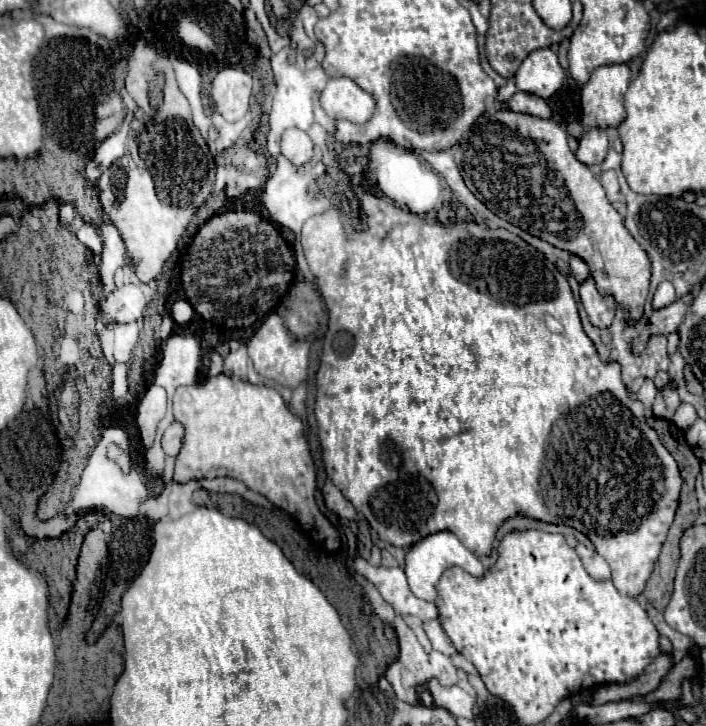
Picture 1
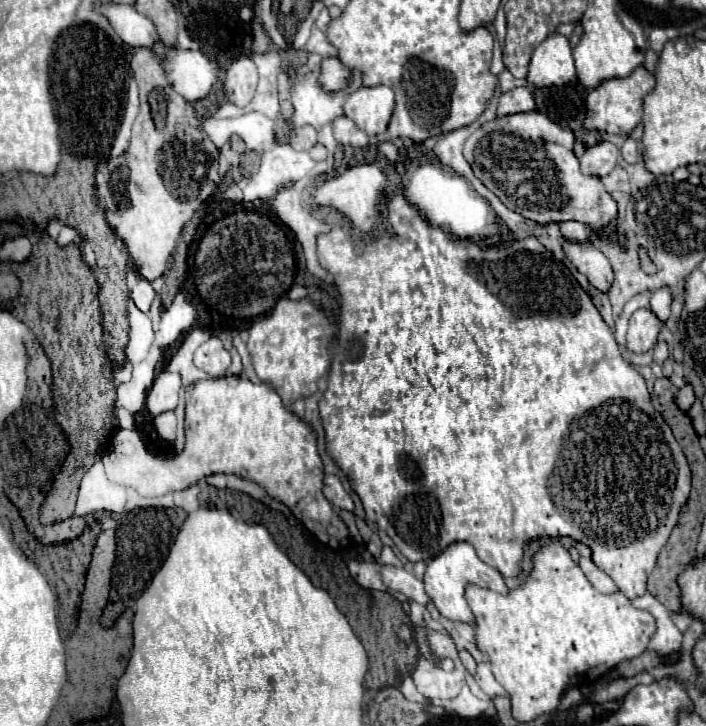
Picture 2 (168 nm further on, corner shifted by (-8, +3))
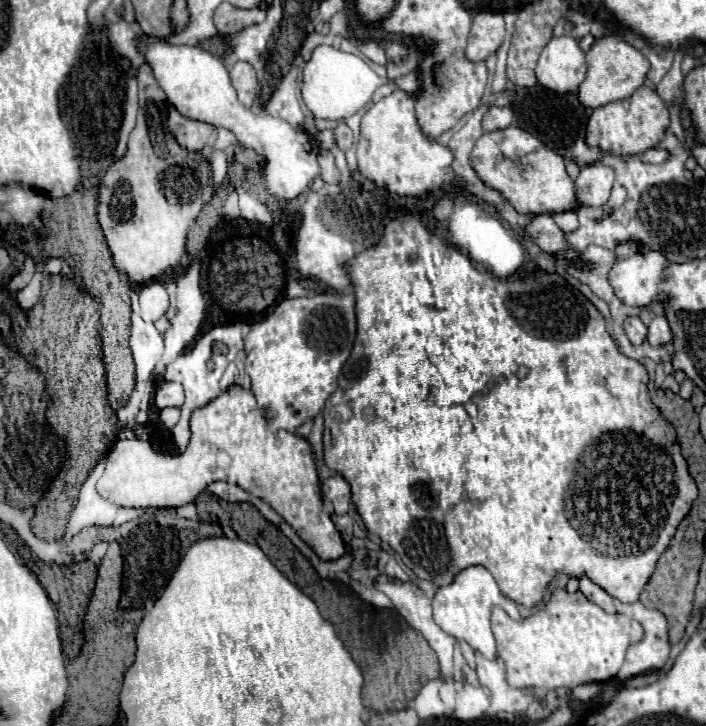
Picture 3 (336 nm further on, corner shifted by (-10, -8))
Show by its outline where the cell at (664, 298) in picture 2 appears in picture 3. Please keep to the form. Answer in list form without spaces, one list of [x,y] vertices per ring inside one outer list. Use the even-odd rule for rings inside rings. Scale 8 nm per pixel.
[[[654,316],[654,320],[648,326],[648,342],[652,346],[660,346],[672,340],[672,330],[668,326],[666,316]]]

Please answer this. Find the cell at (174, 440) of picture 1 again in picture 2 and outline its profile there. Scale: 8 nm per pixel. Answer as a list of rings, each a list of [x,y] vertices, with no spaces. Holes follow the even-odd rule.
[[[174,411],[156,415],[156,417],[154,417],[154,425],[156,425],[158,435],[160,435],[164,441],[168,441],[168,443],[174,441],[174,437],[176,437],[176,415],[174,415]]]

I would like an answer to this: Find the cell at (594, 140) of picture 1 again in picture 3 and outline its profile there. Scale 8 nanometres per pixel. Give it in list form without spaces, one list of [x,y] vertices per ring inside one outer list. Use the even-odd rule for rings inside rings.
[[[602,162],[588,164],[580,170],[574,186],[578,192],[578,200],[584,206],[604,206],[610,198],[610,190],[614,184],[614,170]]]

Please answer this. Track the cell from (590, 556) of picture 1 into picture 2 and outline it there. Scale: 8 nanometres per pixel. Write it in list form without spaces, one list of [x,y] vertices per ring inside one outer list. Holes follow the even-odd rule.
[[[580,557],[578,565],[580,565],[580,569],[584,571],[584,575],[588,577],[588,581],[592,583],[592,587],[596,591],[600,591],[600,593],[616,593],[618,591],[616,583],[602,569],[598,569],[590,557]]]

